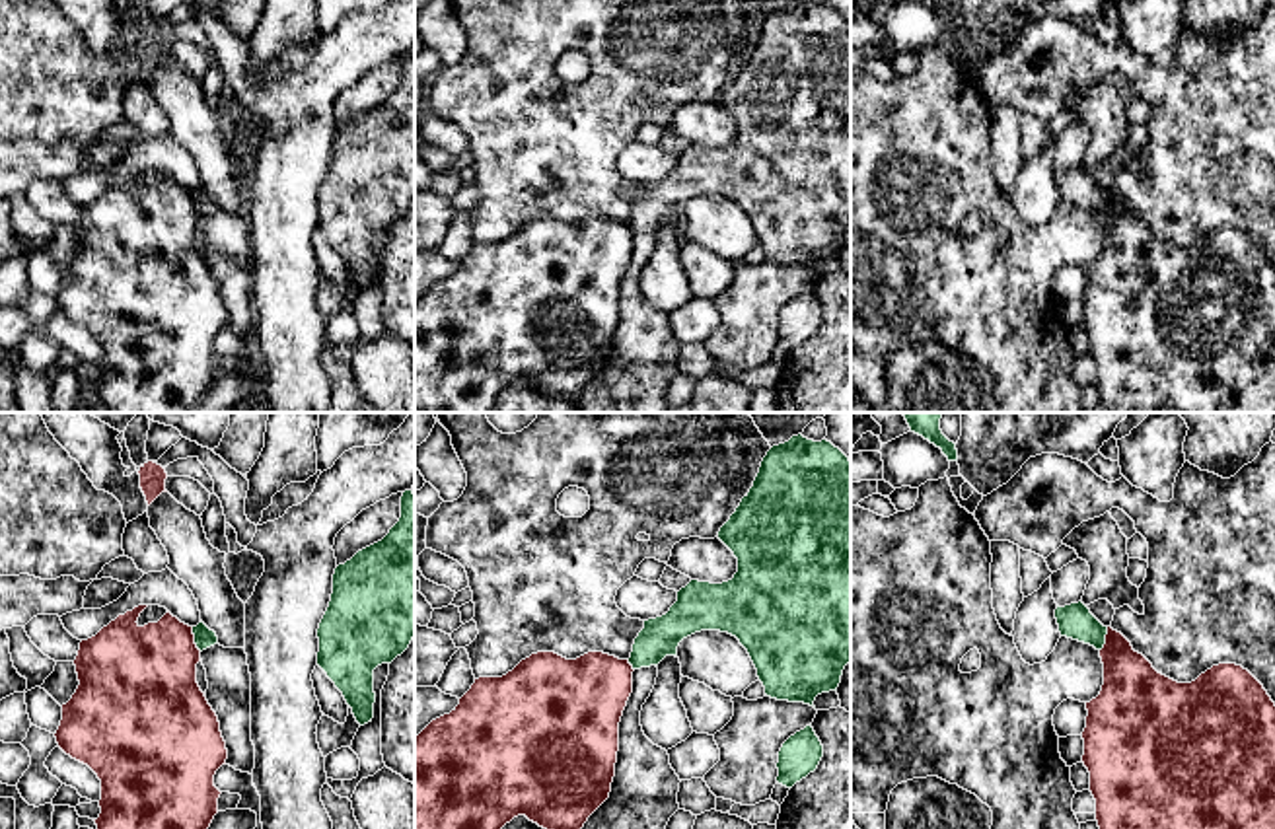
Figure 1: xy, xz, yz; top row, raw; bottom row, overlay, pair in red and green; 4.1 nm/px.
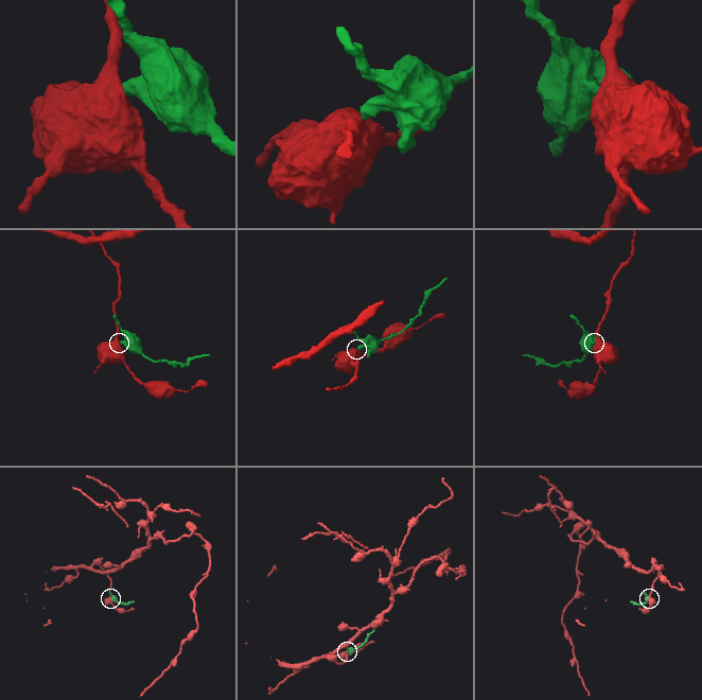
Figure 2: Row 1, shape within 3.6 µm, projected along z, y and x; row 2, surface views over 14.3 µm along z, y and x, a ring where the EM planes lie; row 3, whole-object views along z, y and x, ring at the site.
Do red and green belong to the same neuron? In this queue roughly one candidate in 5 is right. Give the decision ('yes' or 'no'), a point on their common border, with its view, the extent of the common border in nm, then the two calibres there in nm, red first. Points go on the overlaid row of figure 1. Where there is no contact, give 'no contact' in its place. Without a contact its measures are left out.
no | xy (193, 639) | 110 nm | 420/80 nm

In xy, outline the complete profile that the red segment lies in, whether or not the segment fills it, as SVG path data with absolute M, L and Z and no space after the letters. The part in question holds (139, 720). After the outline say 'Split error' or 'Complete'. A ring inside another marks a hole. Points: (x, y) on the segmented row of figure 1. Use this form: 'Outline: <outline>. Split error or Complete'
Outline: M146 607L119 615L95 636L80 642L74 660L80 685L62 704L55 738L66 755L88 765L101 780L101 813L93 819L97 829L208 829L222 794L214 786L214 775L226 765L228 749L218 716L197 683L200 650L193 627L169 611L158 623L140 627L136 621Z. Complete

